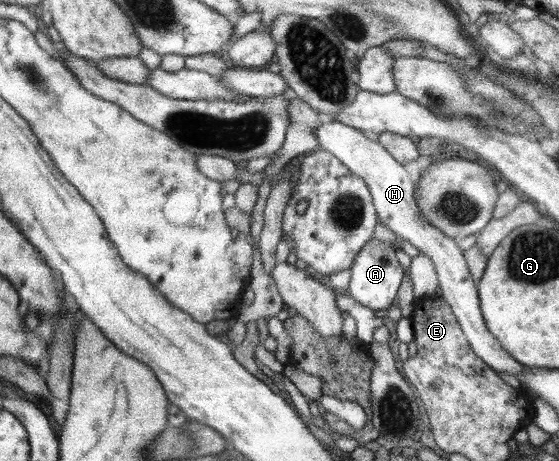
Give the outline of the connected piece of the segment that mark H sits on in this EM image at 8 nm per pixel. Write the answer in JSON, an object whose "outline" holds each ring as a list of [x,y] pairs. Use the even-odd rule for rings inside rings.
{"outline":[[[326,120],[314,130],[314,133],[320,141],[320,148],[332,153],[352,174],[358,175],[369,186],[377,222],[386,225],[386,228],[400,235],[400,238],[407,240],[422,254],[432,259],[437,272],[441,298],[451,307],[452,314],[476,356],[494,371],[505,372],[515,377],[517,374],[523,374],[523,370],[527,368],[515,362],[486,327],[479,304],[477,284],[472,279],[467,260],[457,240],[448,238],[444,232],[434,228],[420,214],[420,208],[416,204],[416,186],[414,180],[408,177],[404,165],[386,151],[376,137],[360,132],[356,128],[350,128],[346,124]]]}

